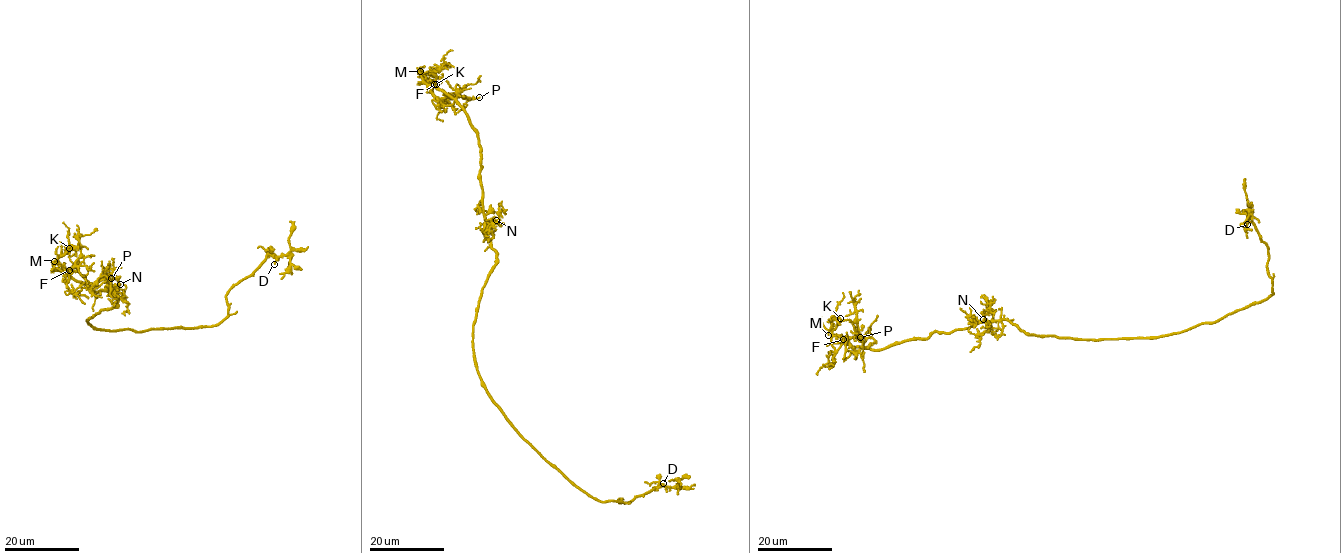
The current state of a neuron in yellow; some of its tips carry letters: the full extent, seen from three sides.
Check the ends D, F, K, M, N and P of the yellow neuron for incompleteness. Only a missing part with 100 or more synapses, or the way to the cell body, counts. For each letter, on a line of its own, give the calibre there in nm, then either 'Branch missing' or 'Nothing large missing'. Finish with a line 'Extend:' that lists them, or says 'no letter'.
D: Thickness 170 nm. Nothing large missing
F: Thickness 100 nm. Nothing large missing
K: Thickness 120 nm. Nothing large missing
M: Thickness 120 nm. Nothing large missing
N: Thickness 110 nm. Nothing large missing
P: Thickness 110 nm. Nothing large missing
Extend: no letter

